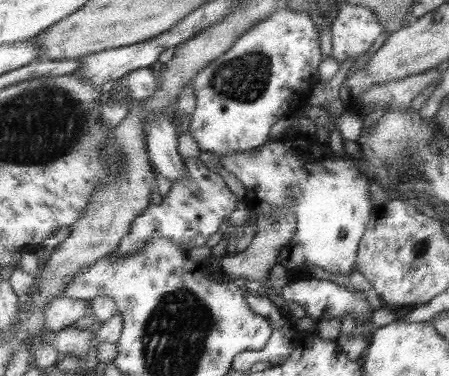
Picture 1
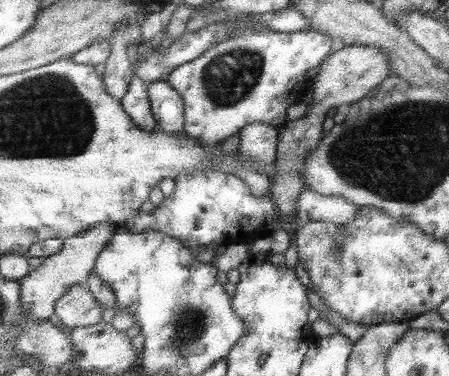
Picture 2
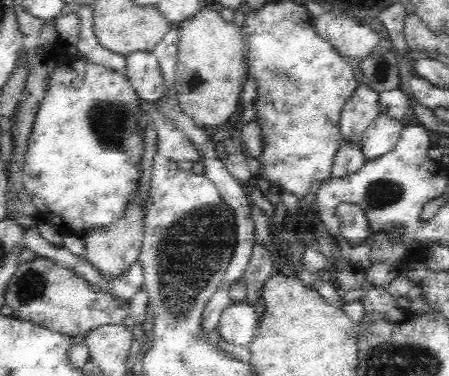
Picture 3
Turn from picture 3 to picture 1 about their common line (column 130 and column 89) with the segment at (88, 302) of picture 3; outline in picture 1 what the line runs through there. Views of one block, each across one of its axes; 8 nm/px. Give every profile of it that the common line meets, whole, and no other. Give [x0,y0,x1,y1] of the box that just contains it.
[47,298,91,332]

